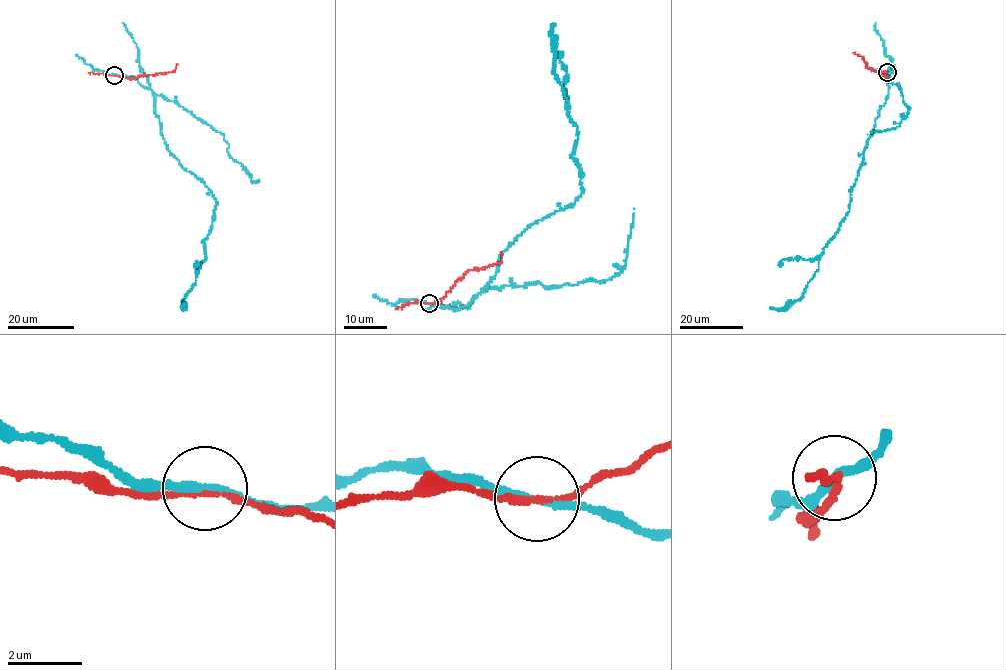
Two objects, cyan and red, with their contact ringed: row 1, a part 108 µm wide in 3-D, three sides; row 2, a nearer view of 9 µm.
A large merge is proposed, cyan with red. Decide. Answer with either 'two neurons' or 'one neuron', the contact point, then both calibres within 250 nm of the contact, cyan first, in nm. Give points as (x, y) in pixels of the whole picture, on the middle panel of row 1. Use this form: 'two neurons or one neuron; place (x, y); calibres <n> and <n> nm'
two neurons; place (429, 303); calibres 200 and 130 nm

